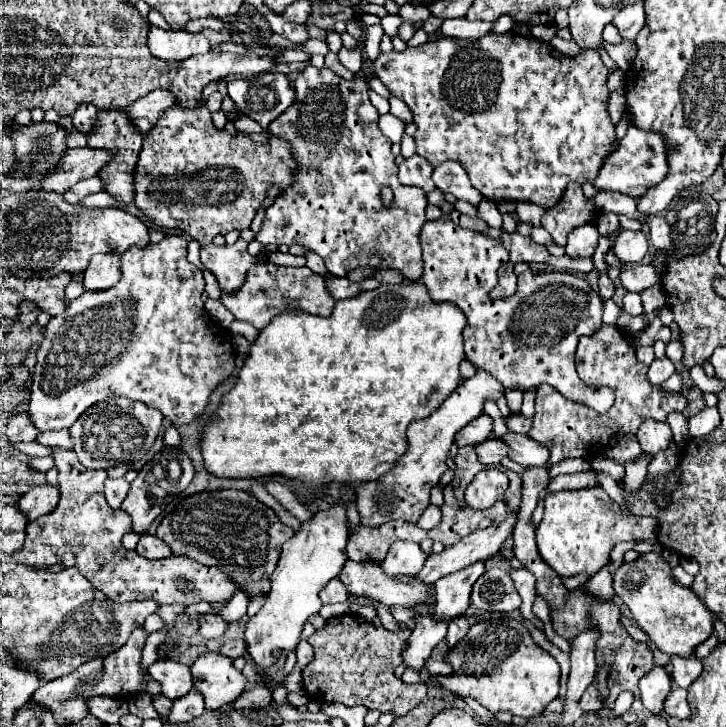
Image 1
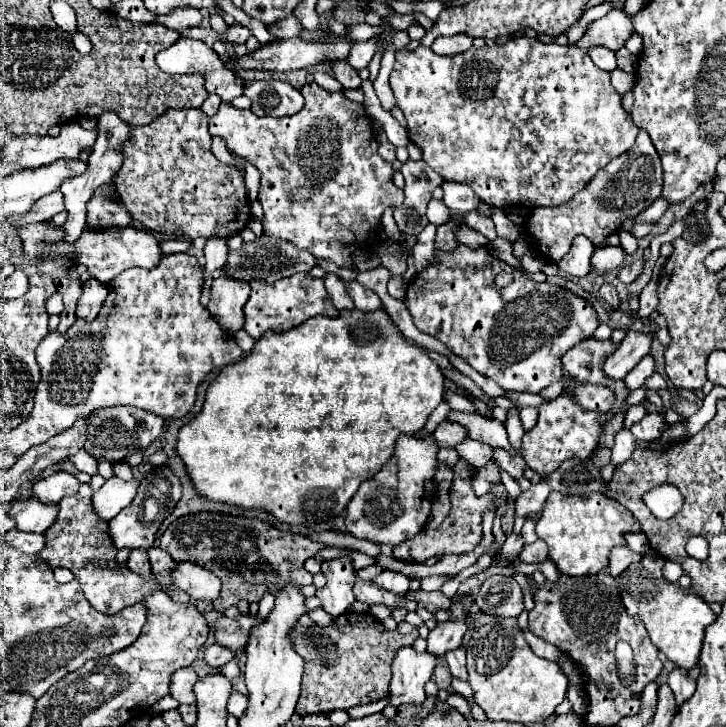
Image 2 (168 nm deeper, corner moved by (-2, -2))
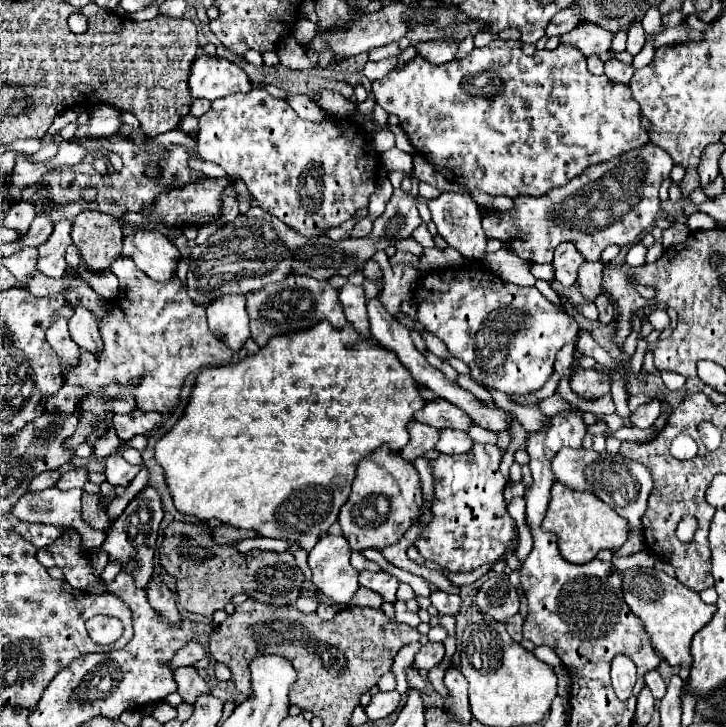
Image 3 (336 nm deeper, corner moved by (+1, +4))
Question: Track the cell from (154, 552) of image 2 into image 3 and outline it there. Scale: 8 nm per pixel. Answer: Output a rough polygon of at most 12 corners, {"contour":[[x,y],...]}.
{"contour":[[150,581],[148,601],[168,625],[178,625],[174,595],[162,581]]}

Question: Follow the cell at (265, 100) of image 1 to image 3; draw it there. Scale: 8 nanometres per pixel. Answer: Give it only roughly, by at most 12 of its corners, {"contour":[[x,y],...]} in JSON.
{"contour":[[290,95],[288,105],[306,121],[326,121],[310,95]]}

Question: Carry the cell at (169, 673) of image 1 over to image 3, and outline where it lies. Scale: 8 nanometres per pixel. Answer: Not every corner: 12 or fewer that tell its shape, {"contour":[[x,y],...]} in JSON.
{"contour":[[194,667],[176,669],[178,693],[186,703],[210,693]]}

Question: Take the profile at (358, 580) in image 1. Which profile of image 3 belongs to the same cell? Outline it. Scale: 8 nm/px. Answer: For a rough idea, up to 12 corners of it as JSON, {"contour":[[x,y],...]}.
{"contour":[[434,591],[430,603],[440,615],[458,615],[460,595]]}

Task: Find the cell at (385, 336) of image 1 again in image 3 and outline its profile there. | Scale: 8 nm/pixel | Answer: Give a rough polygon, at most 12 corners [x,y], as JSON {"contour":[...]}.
{"contour":[[328,321],[204,369],[174,507],[310,551],[424,407]]}

